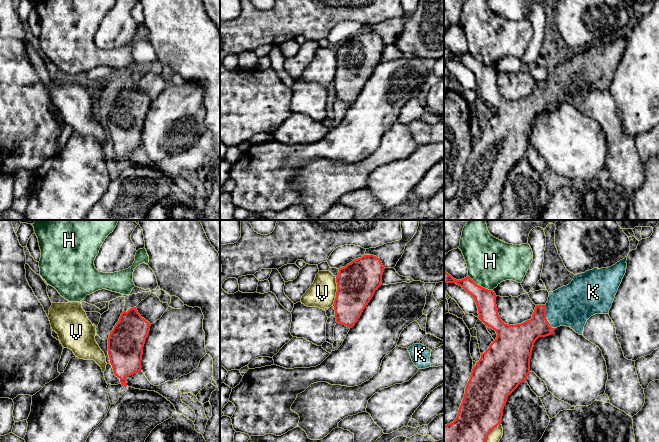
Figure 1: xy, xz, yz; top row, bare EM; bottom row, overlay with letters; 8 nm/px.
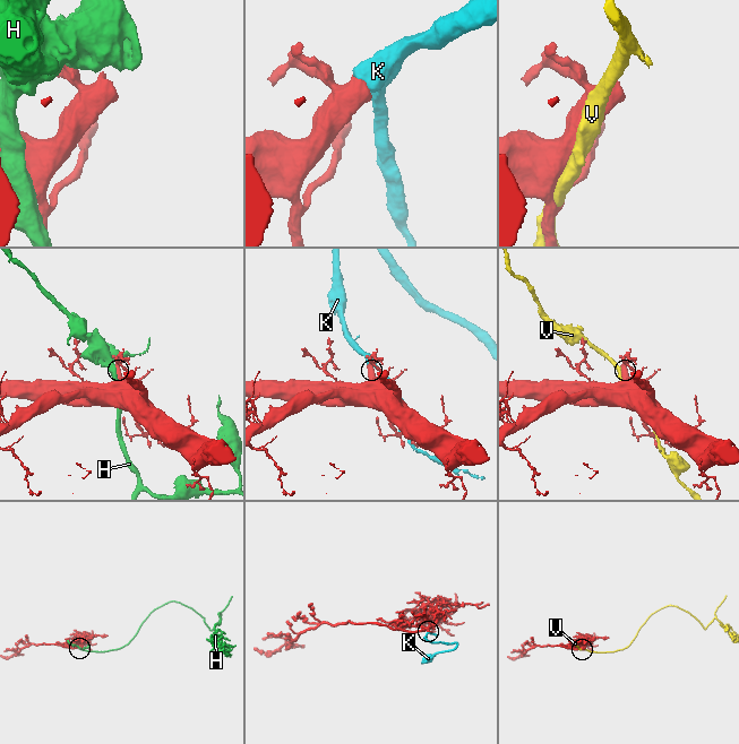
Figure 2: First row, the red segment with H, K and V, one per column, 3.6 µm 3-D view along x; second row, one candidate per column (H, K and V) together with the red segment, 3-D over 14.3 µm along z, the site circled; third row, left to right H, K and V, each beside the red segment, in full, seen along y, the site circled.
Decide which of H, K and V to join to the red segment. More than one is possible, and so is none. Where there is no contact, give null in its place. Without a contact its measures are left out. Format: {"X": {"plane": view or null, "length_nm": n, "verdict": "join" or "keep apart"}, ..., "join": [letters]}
{"H": {"plane": "yz", "length_nm": 240, "verdict": "keep apart"}, "K": {"plane": "yz", "length_nm": 200, "verdict": "join"}, "V": {"plane": "xz", "length_nm": 240, "verdict": "keep apart"}, "join": ["K"]}

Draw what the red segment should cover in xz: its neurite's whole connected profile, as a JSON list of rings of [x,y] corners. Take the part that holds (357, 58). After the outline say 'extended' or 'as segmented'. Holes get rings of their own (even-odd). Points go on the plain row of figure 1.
[[[364,31],[339,45],[334,76],[336,98],[352,104],[382,61],[384,42],[374,31]]]; as segmented

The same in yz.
[[[627,33],[608,44],[593,44],[585,49],[577,50],[566,62],[549,68],[548,77],[545,81],[536,81],[532,94],[521,100],[505,100],[498,90],[496,81],[496,70],[493,66],[485,65],[477,61],[469,52],[456,56],[444,47],[444,59],[456,59],[470,70],[478,84],[478,94],[488,103],[496,107],[497,113],[490,120],[489,124],[481,130],[480,136],[473,142],[470,155],[465,164],[465,170],[459,183],[455,196],[444,201],[444,220],[484,220],[489,209],[501,200],[503,185],[508,172],[527,155],[530,149],[530,135],[535,117],[539,113],[546,113],[553,110],[554,106],[560,102],[567,102],[579,111],[583,111],[584,102],[587,96],[595,90],[608,90],[614,77],[615,71],[626,49]]]; extended

